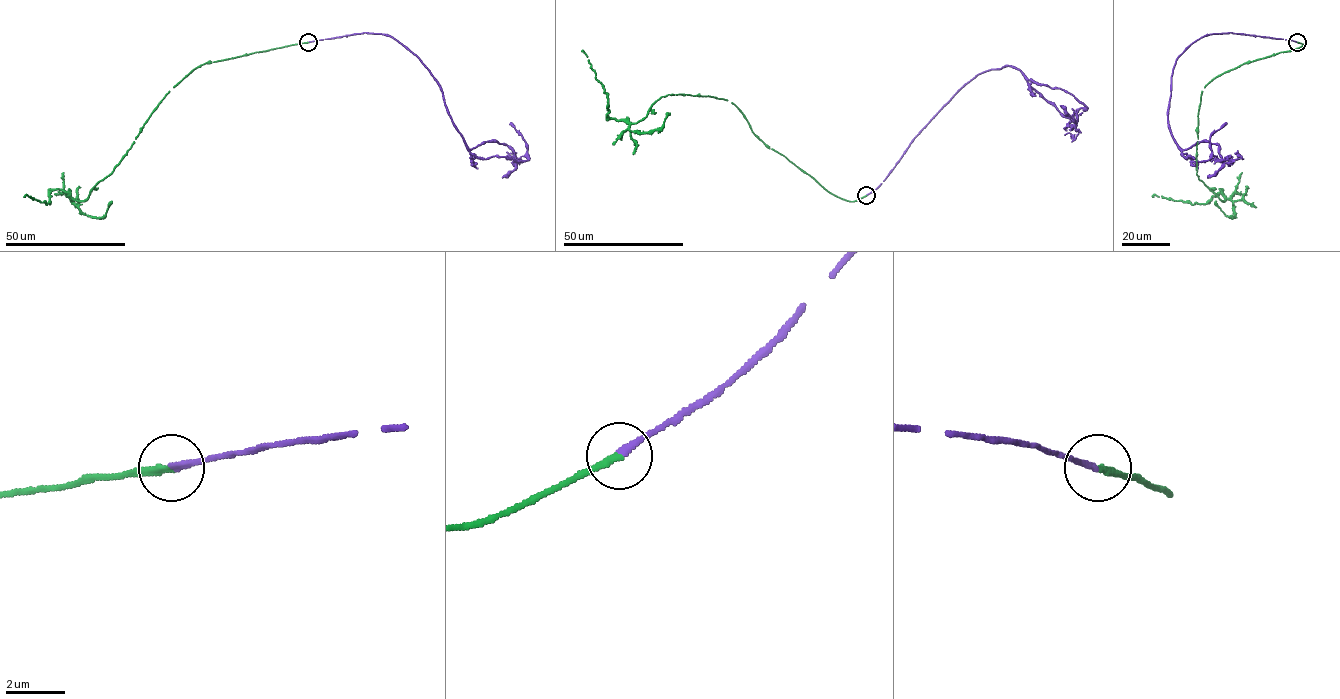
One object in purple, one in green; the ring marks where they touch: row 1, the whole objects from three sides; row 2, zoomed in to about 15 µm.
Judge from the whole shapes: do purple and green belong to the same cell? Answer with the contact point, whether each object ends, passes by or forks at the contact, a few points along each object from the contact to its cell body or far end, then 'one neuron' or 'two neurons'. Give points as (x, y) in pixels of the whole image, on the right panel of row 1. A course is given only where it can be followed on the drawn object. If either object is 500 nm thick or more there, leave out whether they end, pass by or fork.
(1297, 42) | purple ends | green ends | purple via (1297, 42), (1213, 33), (1177, 58), (1167, 125), (1181, 153), (1207, 161), (1210, 136), (1226, 122) | green via (1297, 42), (1303, 44), (1247, 61), (1204, 87), (1196, 174), (1225, 200), (1222, 190), (1206, 203), (1152, 197) | one neuron

